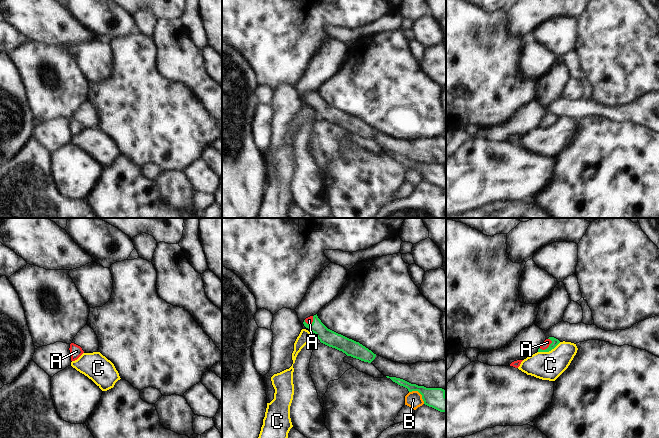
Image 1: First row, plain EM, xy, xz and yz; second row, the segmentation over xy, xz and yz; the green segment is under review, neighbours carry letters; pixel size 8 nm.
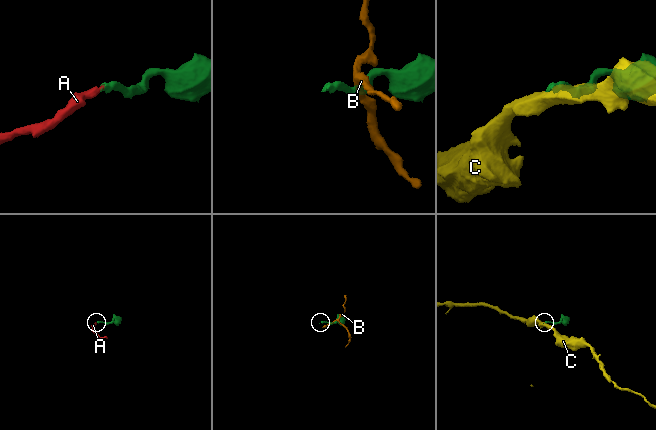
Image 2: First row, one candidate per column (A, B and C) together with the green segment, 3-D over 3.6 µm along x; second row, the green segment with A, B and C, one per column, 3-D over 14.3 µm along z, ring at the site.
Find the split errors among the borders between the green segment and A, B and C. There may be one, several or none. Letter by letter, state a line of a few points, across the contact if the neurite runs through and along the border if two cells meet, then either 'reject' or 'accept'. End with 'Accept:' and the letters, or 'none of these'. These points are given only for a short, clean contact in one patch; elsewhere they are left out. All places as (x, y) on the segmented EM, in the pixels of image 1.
A: line yz (555, 342), (547, 348), (547, 342); accept
B: line xz (409, 391), (417, 391), (424, 403); reject
C: line yz (560, 342), (548, 351), (538, 352); reject
Accept: A

